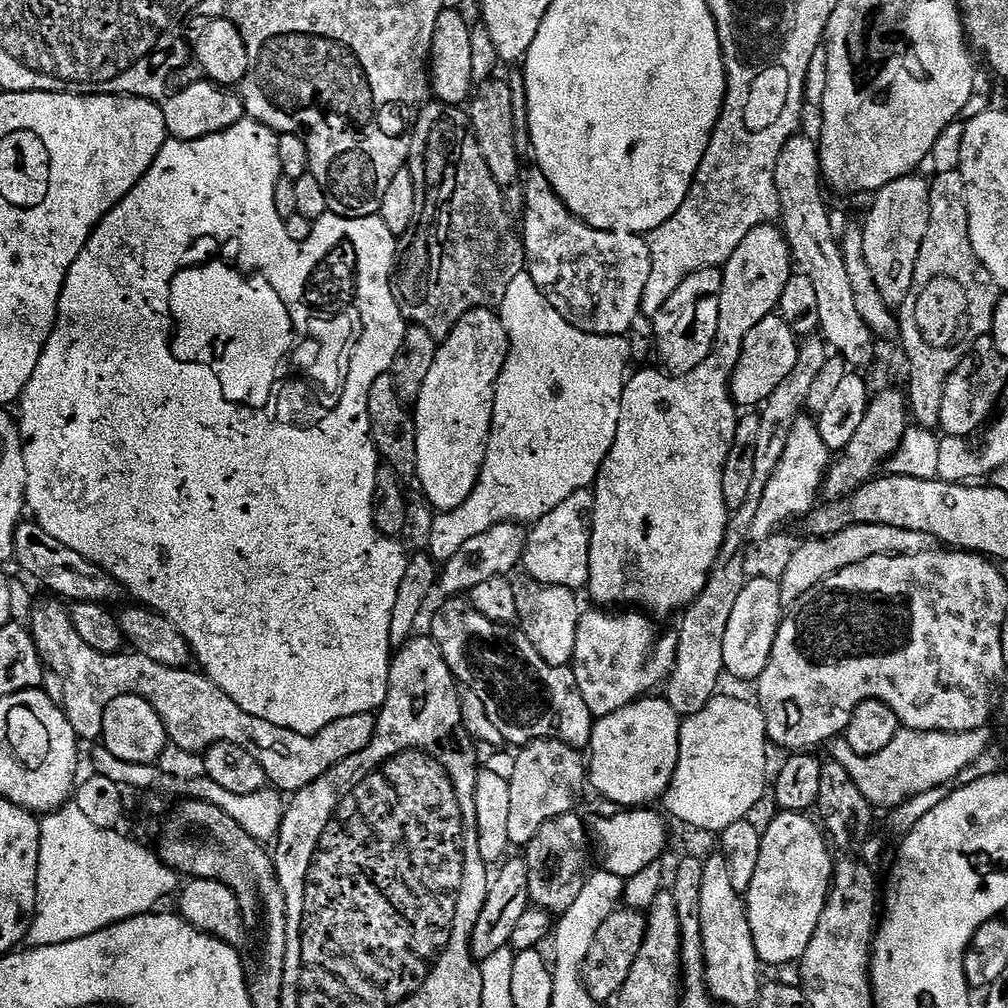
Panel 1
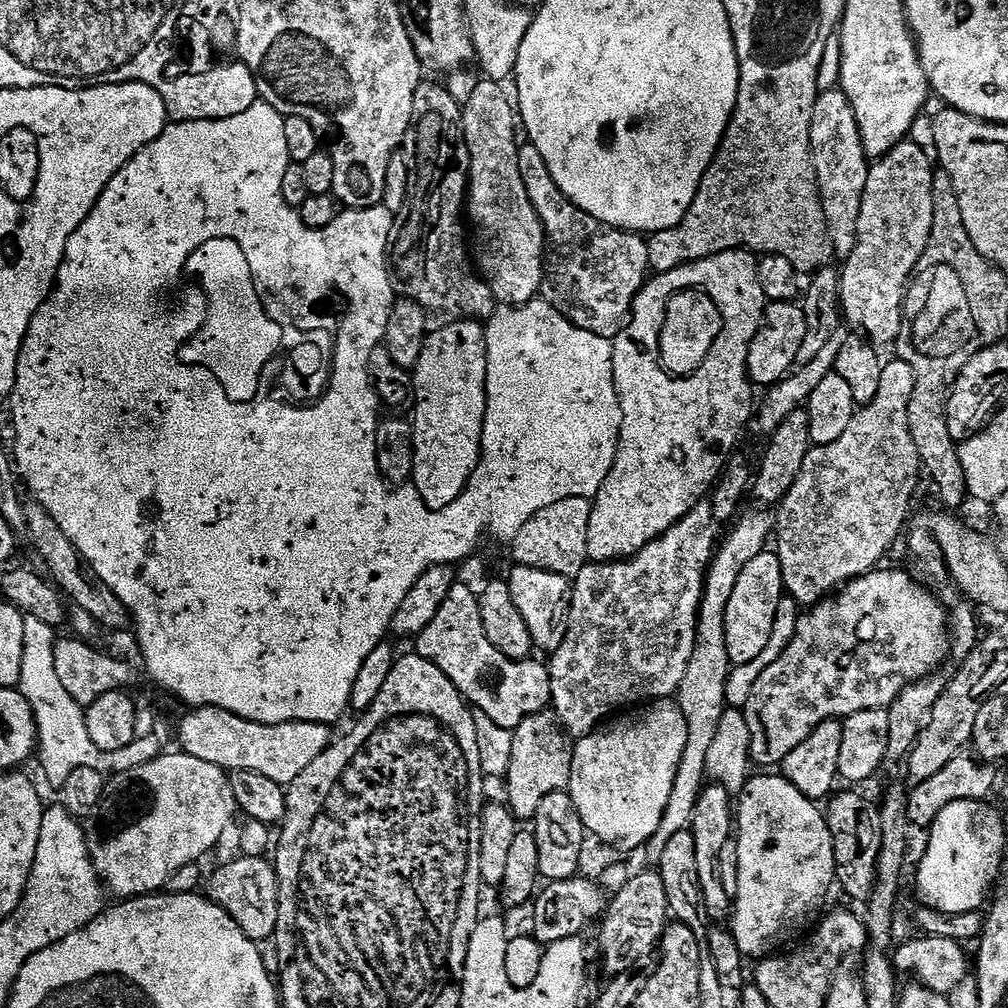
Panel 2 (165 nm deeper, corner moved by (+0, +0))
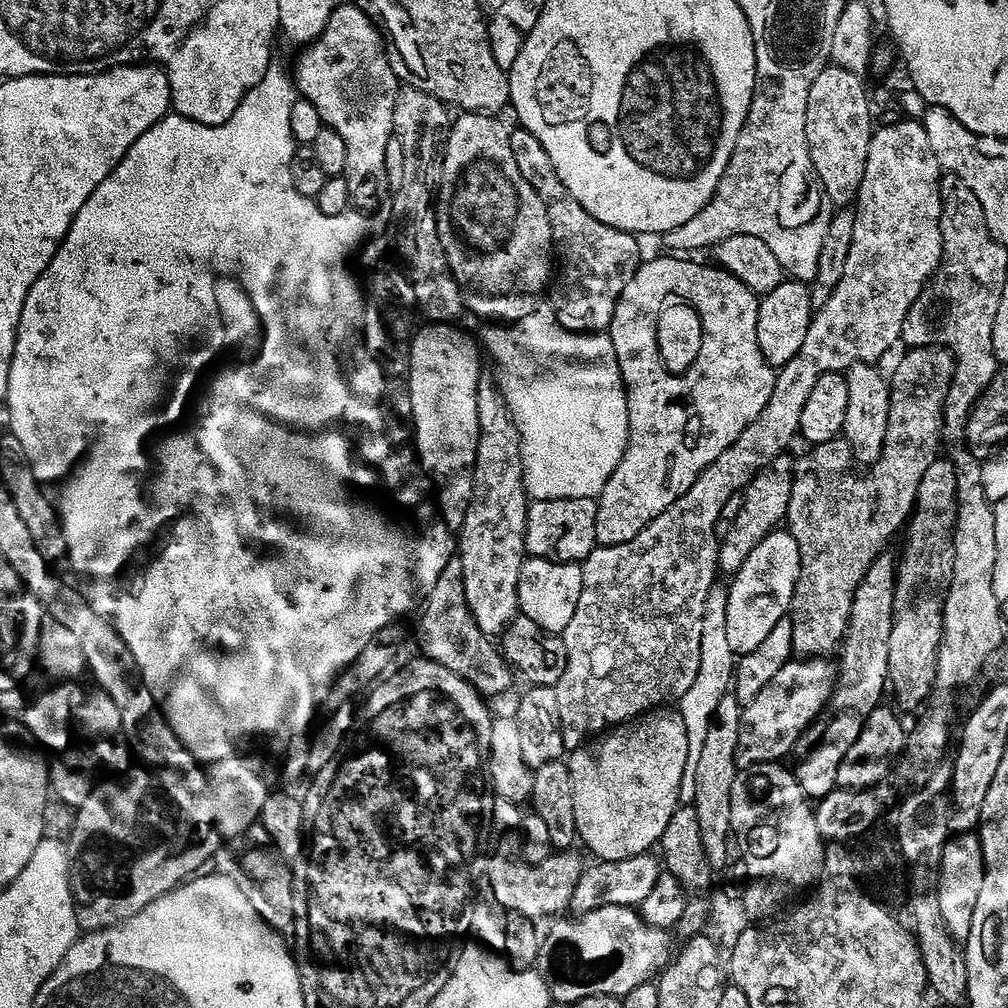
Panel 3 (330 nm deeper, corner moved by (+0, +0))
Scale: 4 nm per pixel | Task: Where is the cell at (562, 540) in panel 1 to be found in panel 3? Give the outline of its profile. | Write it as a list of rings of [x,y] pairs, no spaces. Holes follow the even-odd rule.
[[[590,498],[538,500],[528,509],[524,547],[529,557],[559,564],[580,564],[598,546],[598,503]]]

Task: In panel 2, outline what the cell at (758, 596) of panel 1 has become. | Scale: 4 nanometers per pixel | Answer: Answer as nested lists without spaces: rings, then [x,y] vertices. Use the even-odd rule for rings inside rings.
[[[765,550],[758,554],[758,558],[753,558],[746,570],[738,574],[730,606],[726,606],[726,650],[733,665],[751,662],[765,649],[774,627],[779,600],[785,596],[780,557],[775,551]]]

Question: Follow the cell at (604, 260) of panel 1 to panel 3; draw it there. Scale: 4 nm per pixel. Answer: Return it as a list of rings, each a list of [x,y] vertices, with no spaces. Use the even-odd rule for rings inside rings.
[[[523,130],[513,131],[512,149],[514,150],[514,159],[518,162],[518,170],[522,170],[522,178],[526,178],[526,182],[530,182],[530,186],[534,186],[534,190],[538,194],[538,198],[542,198],[542,206],[546,206],[546,214],[550,218],[554,256],[558,261],[554,279],[550,284],[552,311],[555,312],[560,324],[566,330],[585,334],[607,333],[612,327],[614,310],[622,298],[622,290],[626,290],[630,278],[634,278],[634,274],[642,263],[640,244],[636,241],[639,239],[633,233],[623,232],[598,222],[598,218],[594,218],[586,212],[584,207],[570,194],[570,190],[566,190],[562,178],[558,178],[558,174],[554,170],[554,162],[550,162],[550,154],[546,154],[546,150],[542,150],[542,142],[538,142],[538,138],[534,138],[534,134]]]

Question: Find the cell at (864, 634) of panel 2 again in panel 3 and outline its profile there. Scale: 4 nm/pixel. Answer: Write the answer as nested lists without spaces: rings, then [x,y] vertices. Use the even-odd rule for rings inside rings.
[[[792,658],[782,666],[768,686],[748,707],[740,723],[740,741],[736,751],[737,769],[755,764],[774,764],[791,757],[804,731],[824,712],[836,686],[837,665],[831,659]]]

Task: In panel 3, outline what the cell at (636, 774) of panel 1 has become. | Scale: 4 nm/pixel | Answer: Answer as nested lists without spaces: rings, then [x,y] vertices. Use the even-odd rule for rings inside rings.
[[[665,706],[645,712],[627,724],[615,725],[595,742],[575,749],[571,756],[567,765],[573,778],[574,813],[582,844],[584,842],[600,862],[651,853],[666,834],[670,818],[674,818],[676,809],[681,807],[680,787],[690,758],[690,738],[686,738],[686,722],[682,722],[679,711]]]

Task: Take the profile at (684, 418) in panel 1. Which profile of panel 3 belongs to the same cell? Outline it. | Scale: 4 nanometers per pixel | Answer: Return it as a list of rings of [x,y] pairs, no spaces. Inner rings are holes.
[[[676,254],[667,255],[662,257],[661,260],[652,260],[649,264],[648,261],[641,263],[640,268],[634,274],[634,278],[630,278],[626,290],[622,290],[622,298],[614,310],[614,318],[612,319],[610,335],[614,346],[614,354],[618,358],[620,378],[624,382],[624,391],[628,394],[630,430],[628,431],[626,454],[622,458],[618,470],[614,470],[606,490],[598,497],[596,542],[597,545],[605,548],[625,544],[634,538],[638,538],[638,534],[642,534],[642,530],[646,530],[659,516],[666,514],[666,510],[670,510],[670,506],[674,506],[674,502],[681,500],[694,486],[694,482],[698,482],[701,474],[714,462],[718,462],[718,458],[722,458],[722,454],[726,454],[726,450],[730,450],[730,446],[734,446],[734,442],[738,442],[738,438],[742,438],[742,434],[755,422],[758,414],[762,414],[762,410],[766,410],[766,406],[770,402],[770,394],[774,394],[774,386],[776,385],[777,369],[772,368],[764,361],[764,355],[758,346],[758,314],[760,313],[761,297],[750,291],[746,285],[738,282],[738,278],[734,278],[729,272],[724,271],[719,266],[713,266],[711,263],[709,263],[710,265],[695,264],[692,261],[695,259],[692,258],[681,258]],[[671,300],[691,304],[700,316],[700,321],[704,327],[704,341],[702,342],[701,353],[695,358],[694,365],[690,366],[690,370],[682,375],[674,375],[664,371],[664,363],[660,361],[660,351],[658,350],[658,318],[666,302]]]

